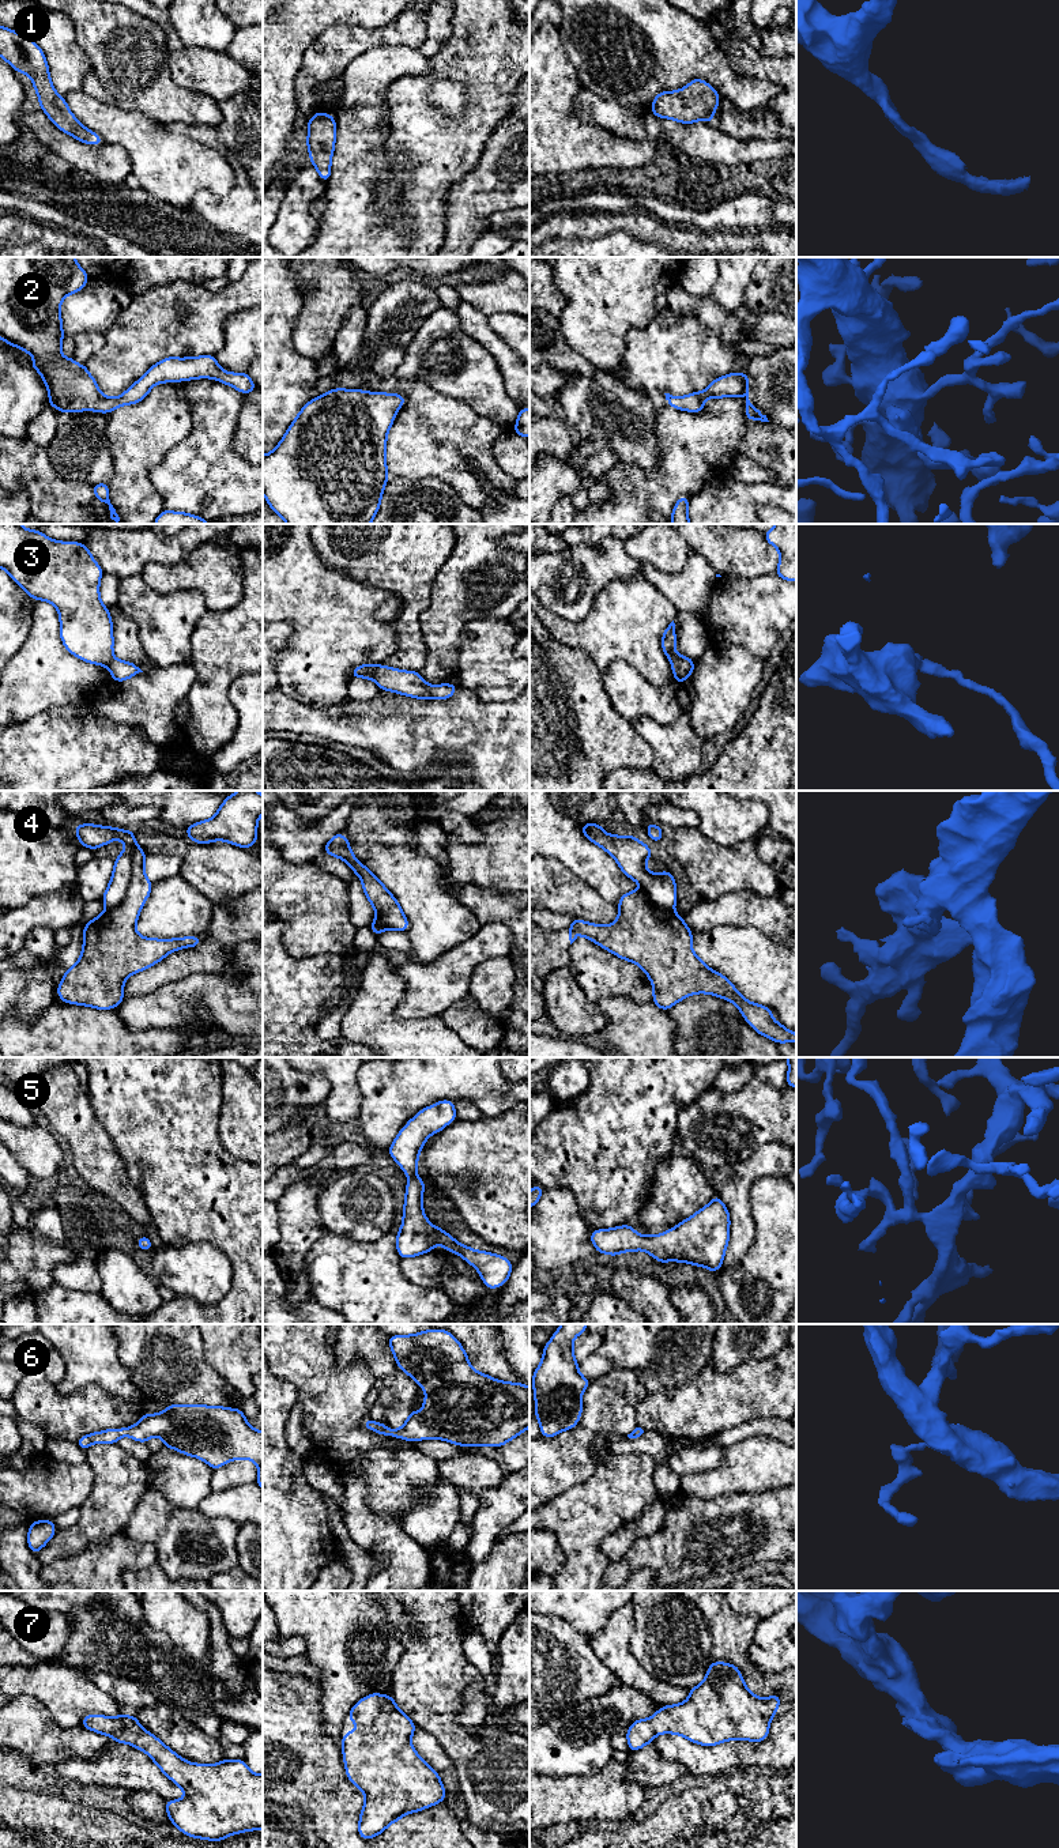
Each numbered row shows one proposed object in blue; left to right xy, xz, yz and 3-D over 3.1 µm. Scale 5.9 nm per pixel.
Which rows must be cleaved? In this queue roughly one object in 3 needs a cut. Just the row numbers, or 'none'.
3, 4

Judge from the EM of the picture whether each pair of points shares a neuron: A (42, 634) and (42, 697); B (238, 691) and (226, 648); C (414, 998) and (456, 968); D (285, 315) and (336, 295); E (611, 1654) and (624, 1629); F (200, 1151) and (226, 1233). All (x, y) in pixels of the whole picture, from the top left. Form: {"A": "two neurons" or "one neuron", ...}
{"A": "one neuron", "B": "two neurons", "C": "one neuron", "D": "two neurons", "E": "one neuron", "F": "one neuron"}

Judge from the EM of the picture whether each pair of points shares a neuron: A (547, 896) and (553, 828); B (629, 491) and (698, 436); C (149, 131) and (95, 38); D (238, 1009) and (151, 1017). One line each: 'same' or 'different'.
A: different
B: same
C: different
D: same

